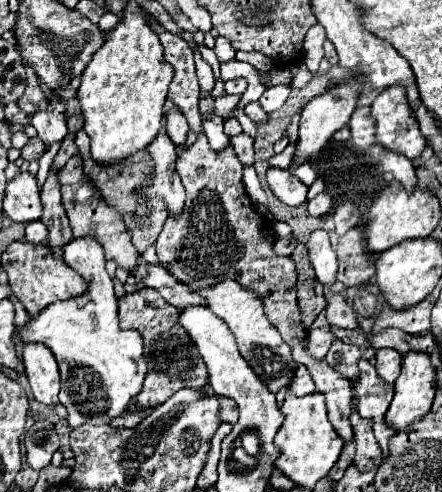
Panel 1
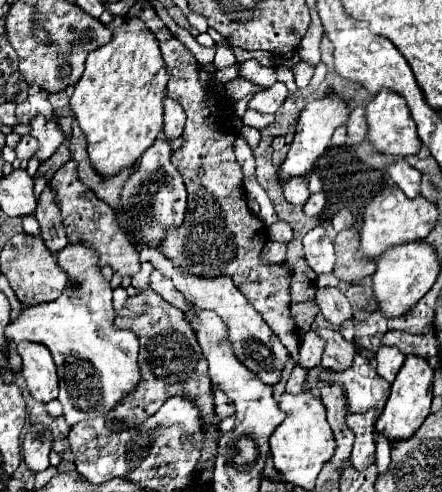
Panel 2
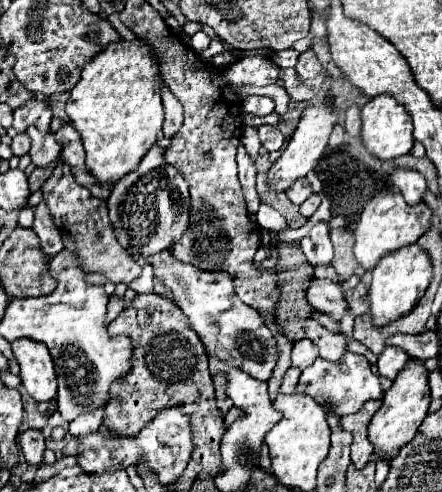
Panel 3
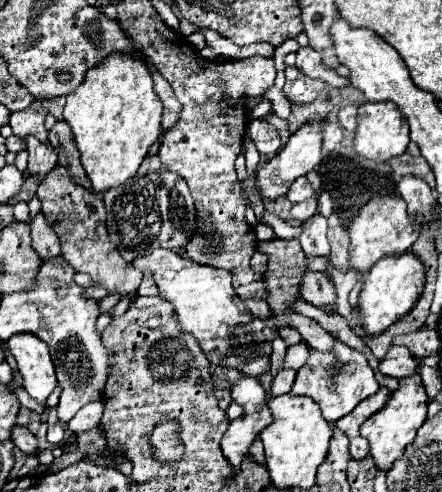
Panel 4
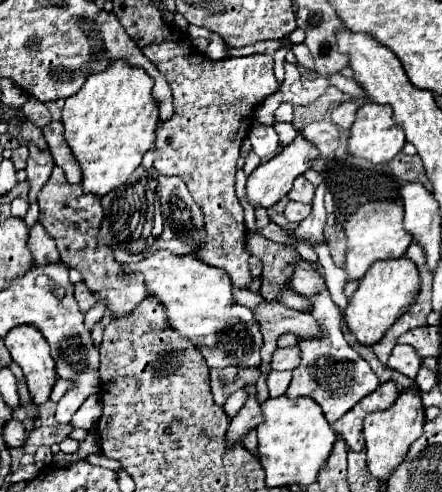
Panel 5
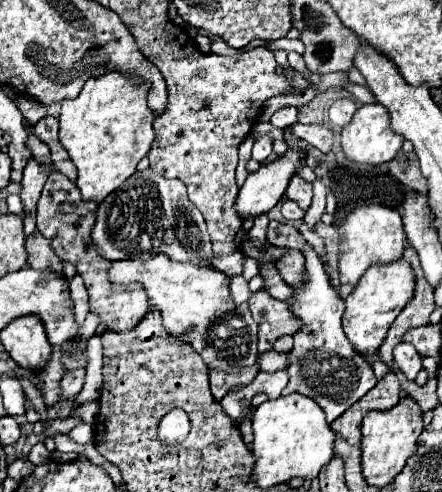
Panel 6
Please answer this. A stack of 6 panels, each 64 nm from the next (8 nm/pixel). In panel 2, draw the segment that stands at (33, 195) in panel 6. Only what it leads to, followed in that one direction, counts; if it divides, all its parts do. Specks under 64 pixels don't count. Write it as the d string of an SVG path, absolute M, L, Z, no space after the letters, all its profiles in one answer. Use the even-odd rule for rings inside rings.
M36 116L30 122L30 134L38 140L38 150L36 150L36 158L40 162L46 162L56 150L58 146L64 142L64 134L56 128L56 118L46 122L42 116Z

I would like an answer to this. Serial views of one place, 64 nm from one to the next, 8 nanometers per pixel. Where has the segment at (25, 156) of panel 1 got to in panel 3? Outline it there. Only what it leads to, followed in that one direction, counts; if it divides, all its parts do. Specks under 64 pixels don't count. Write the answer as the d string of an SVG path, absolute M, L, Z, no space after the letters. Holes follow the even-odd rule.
M16 134L16 136L12 138L10 148L12 148L12 152L14 152L16 156L26 154L26 152L28 152L28 148L30 148L30 140L28 140L28 136L26 136L26 134Z

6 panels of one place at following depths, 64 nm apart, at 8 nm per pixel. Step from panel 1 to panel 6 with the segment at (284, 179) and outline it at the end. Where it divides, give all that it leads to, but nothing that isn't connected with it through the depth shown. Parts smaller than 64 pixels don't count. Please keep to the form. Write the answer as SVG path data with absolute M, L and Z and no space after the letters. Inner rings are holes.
M292 176L290 184L286 188L286 198L294 200L302 210L306 210L312 200L312 184L302 180L300 176Z

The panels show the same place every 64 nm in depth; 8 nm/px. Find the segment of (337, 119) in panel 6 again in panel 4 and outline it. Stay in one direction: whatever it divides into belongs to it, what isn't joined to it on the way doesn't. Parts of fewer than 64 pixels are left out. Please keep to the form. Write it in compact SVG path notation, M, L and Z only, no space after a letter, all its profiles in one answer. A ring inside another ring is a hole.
M348 104L348 106L340 108L340 112L338 112L338 124L342 128L346 128L348 132L354 132L356 130L356 112L358 112L356 104Z

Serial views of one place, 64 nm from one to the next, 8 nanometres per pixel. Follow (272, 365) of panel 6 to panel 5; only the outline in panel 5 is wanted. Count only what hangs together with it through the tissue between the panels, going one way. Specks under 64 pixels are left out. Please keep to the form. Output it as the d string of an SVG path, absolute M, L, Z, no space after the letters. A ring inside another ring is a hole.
M278 348L272 354L272 362L270 368L272 370L292 370L296 368L296 364L300 364L300 352L298 348Z

